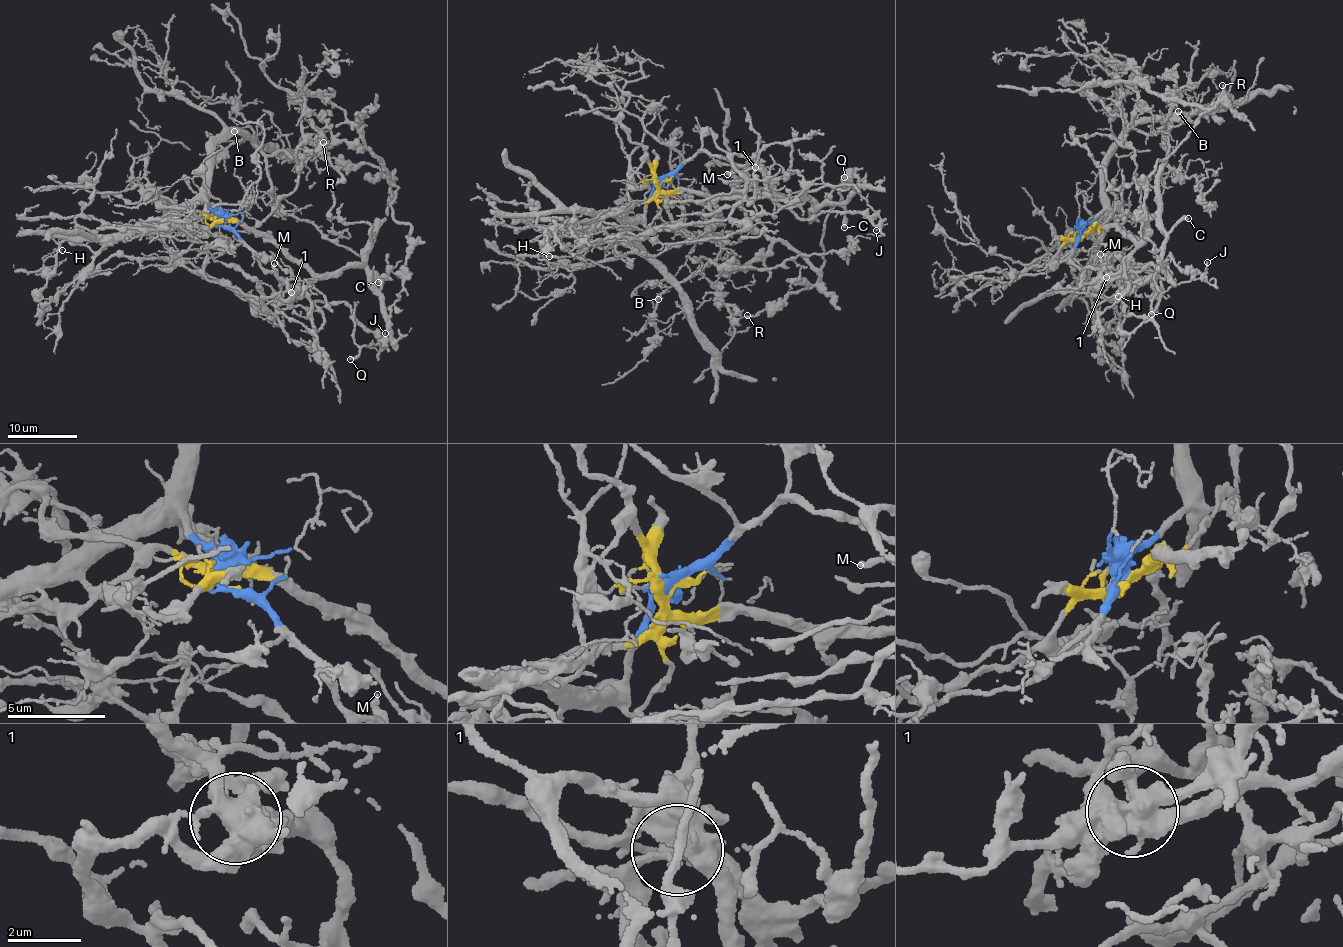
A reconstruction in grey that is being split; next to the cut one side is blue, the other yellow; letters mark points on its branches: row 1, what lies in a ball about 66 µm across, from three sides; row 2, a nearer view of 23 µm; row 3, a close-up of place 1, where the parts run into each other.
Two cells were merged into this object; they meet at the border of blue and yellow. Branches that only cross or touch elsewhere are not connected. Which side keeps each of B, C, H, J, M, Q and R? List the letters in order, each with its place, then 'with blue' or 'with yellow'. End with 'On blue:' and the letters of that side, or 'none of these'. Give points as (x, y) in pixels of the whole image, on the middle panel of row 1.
B: (658, 299) | with blue
C: (844, 227) | with yellow
H: (549, 256) | with blue
J: (876, 230) | with blue
M: (727, 174) | with yellow
Q: (844, 177) | with blue
R: (747, 315) | with blue
On blue: B, H, J, Q, R

